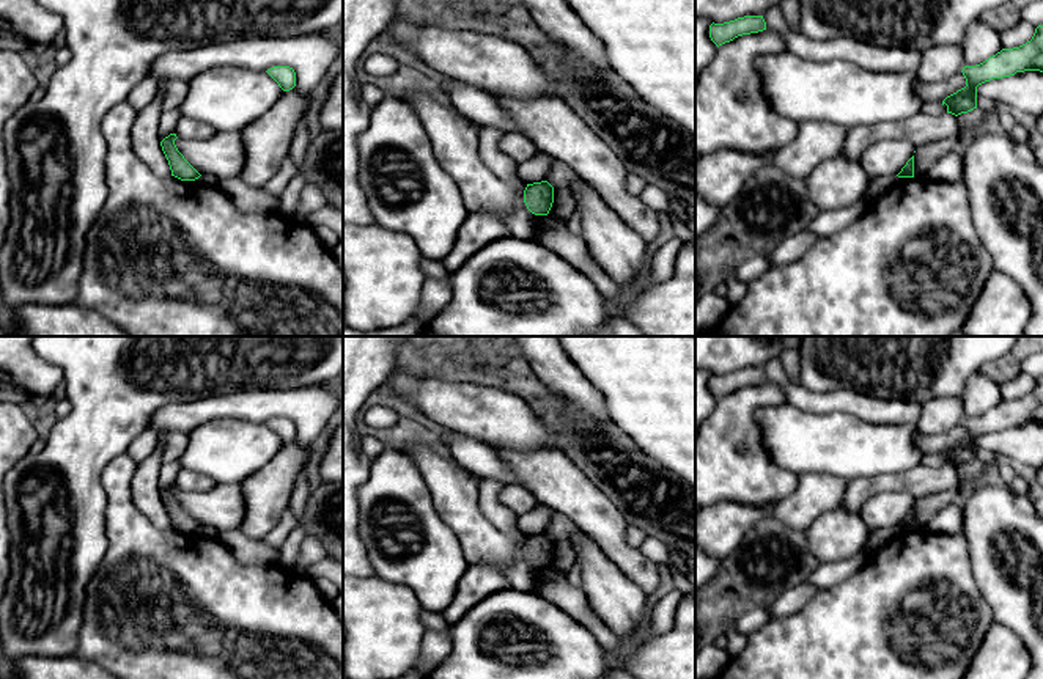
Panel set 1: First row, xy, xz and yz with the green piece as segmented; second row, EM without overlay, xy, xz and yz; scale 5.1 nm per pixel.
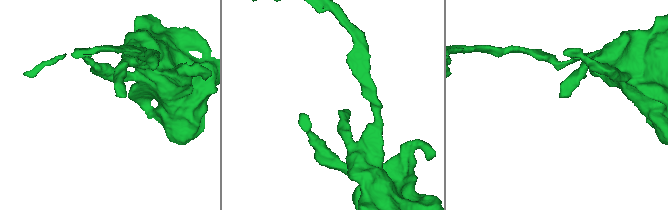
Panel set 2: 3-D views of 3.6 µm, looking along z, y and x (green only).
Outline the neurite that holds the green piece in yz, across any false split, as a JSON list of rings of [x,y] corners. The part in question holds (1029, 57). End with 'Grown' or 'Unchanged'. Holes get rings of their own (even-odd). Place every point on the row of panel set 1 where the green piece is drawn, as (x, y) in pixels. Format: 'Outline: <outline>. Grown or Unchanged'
Outline: [[[1043,25],[1035,28],[1030,41],[1019,47],[1002,49],[980,64],[964,66],[966,86],[947,96],[942,105],[955,116],[977,108],[977,86],[993,79],[1015,75],[1024,71],[1043,72]]]. Unchanged

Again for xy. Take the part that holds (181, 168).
Outline: [[[170,134],[160,141],[162,151],[168,160],[171,176],[181,181],[195,181],[201,174],[184,159],[184,156],[178,151],[175,140],[176,134]]]. Unchanged

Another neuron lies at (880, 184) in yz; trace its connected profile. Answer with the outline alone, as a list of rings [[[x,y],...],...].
[[[876,176],[870,182],[867,196],[862,200],[864,206],[868,206],[872,201],[878,200],[892,184],[895,184],[898,176]]]

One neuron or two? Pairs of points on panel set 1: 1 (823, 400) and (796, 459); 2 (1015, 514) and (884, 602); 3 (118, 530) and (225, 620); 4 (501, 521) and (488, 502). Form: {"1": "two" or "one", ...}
{"1": "two", "2": "two", "3": "one", "4": "one"}

